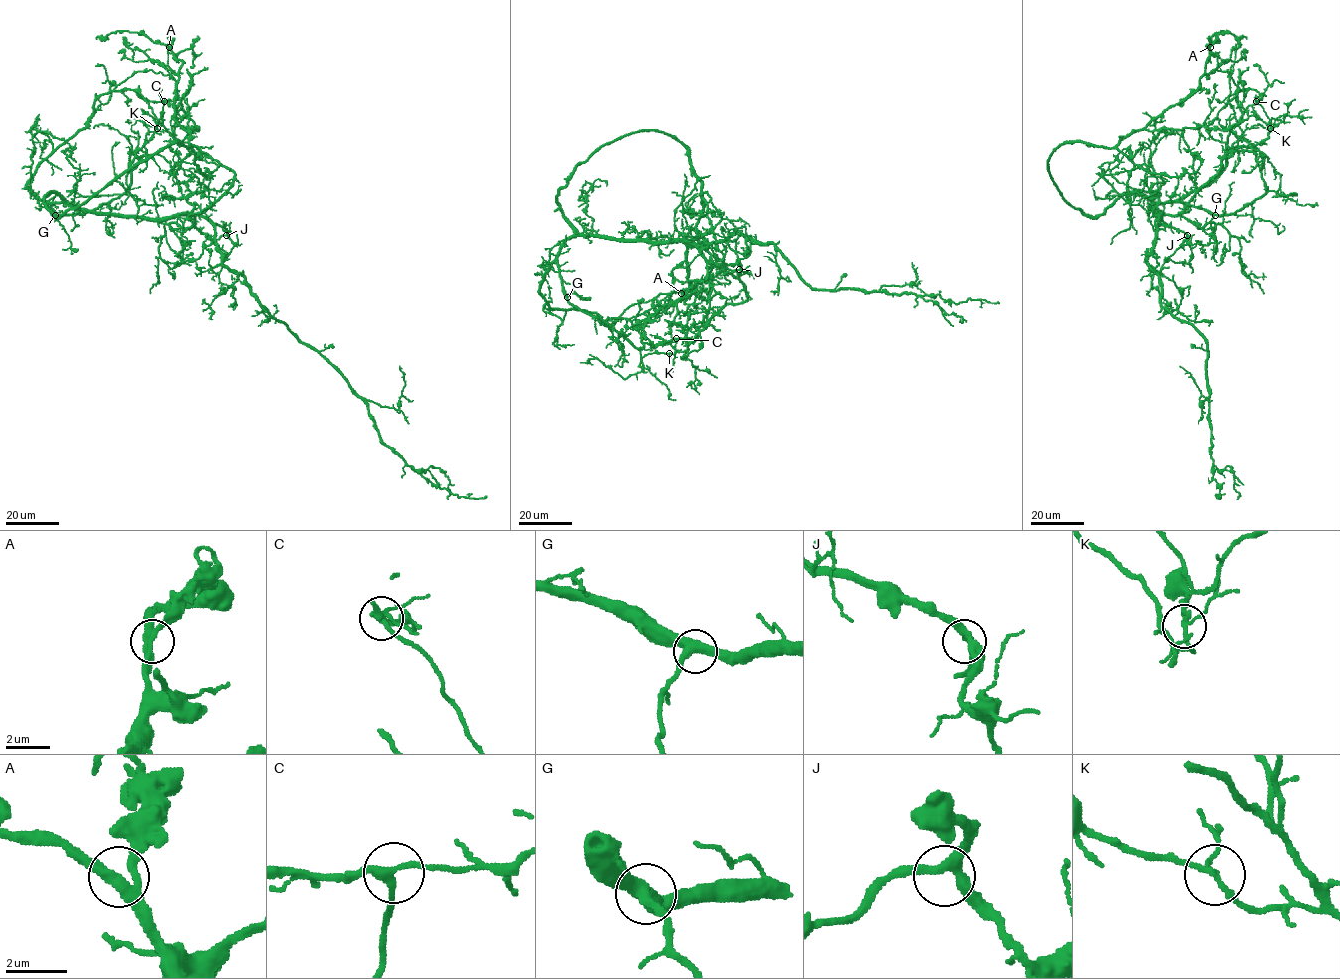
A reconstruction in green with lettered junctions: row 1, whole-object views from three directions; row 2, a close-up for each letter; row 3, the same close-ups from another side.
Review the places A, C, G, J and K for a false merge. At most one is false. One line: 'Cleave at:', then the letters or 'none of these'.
Cleave at: K

